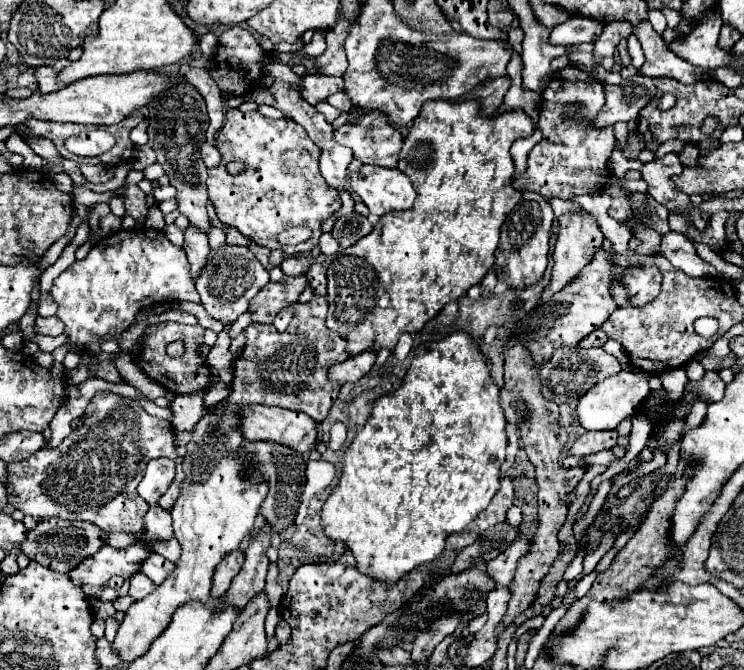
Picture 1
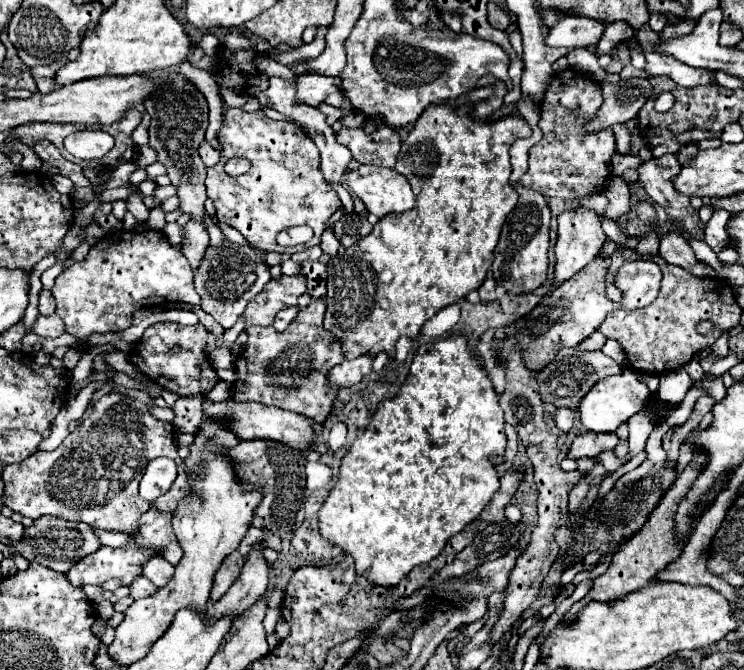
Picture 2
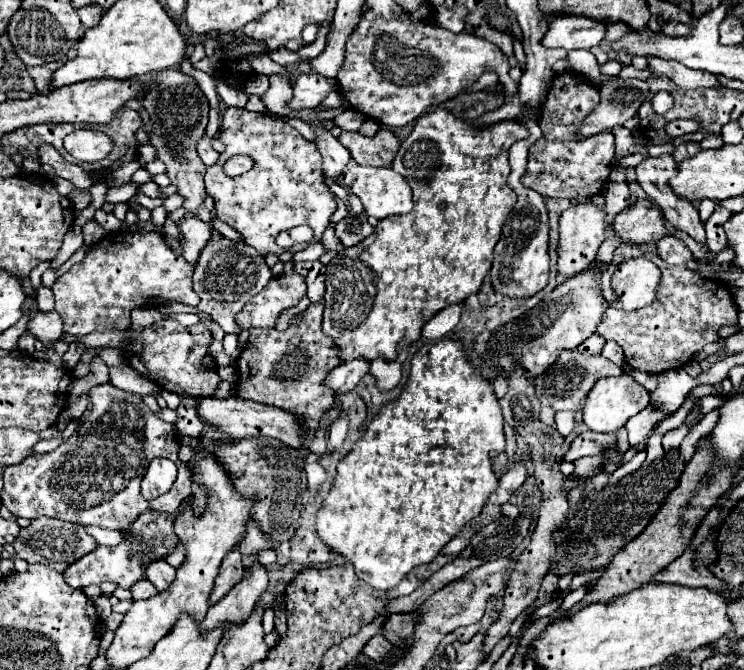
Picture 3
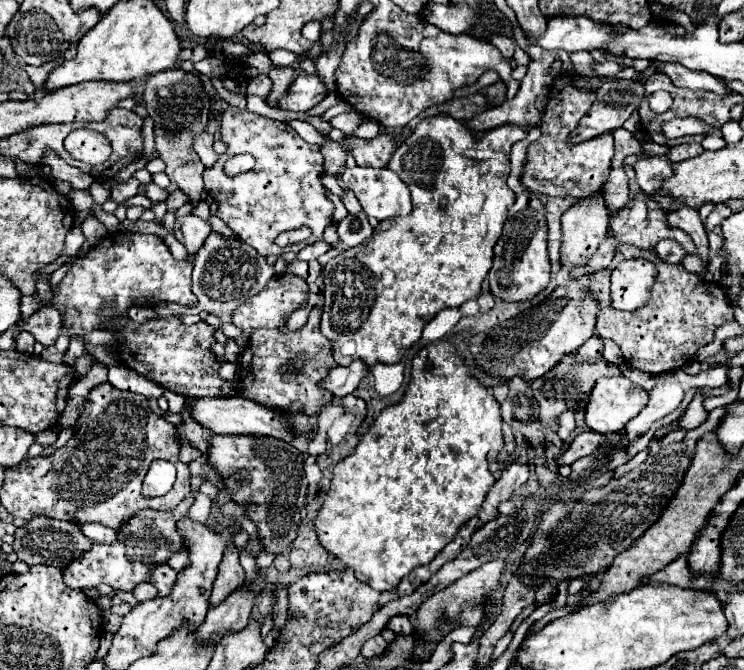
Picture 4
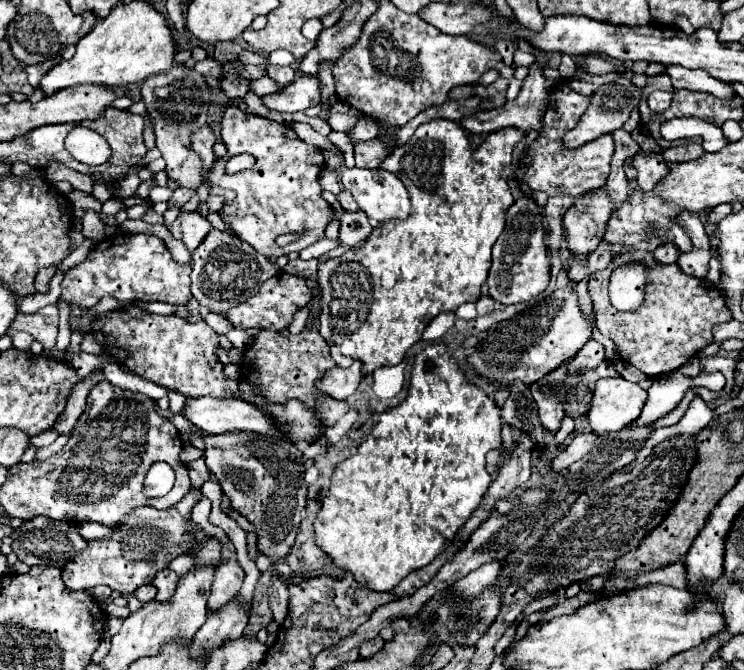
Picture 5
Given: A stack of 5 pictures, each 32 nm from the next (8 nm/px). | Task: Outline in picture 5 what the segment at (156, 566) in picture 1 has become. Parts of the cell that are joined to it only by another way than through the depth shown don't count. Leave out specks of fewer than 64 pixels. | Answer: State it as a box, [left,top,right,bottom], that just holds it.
[152,568,178,602]

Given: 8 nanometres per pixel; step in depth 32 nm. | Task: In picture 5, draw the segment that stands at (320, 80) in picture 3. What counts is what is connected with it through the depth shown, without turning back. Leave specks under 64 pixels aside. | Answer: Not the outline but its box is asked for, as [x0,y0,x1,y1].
[262,76,320,112]

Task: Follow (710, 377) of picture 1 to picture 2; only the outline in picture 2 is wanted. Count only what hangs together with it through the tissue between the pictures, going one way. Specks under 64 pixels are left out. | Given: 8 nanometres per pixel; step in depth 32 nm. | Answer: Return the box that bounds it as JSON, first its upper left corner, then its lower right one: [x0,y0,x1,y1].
[696,378,726,400]

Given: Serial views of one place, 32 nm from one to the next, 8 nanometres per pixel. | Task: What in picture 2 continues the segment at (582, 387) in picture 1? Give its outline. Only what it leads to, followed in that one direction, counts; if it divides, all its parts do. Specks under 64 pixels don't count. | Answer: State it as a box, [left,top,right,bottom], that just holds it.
[538,348,622,410]

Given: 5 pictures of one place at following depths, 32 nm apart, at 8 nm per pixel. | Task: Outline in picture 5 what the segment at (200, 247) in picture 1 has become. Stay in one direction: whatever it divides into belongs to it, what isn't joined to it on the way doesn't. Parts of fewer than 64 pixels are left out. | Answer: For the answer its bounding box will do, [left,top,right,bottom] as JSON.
[168,210,212,250]

